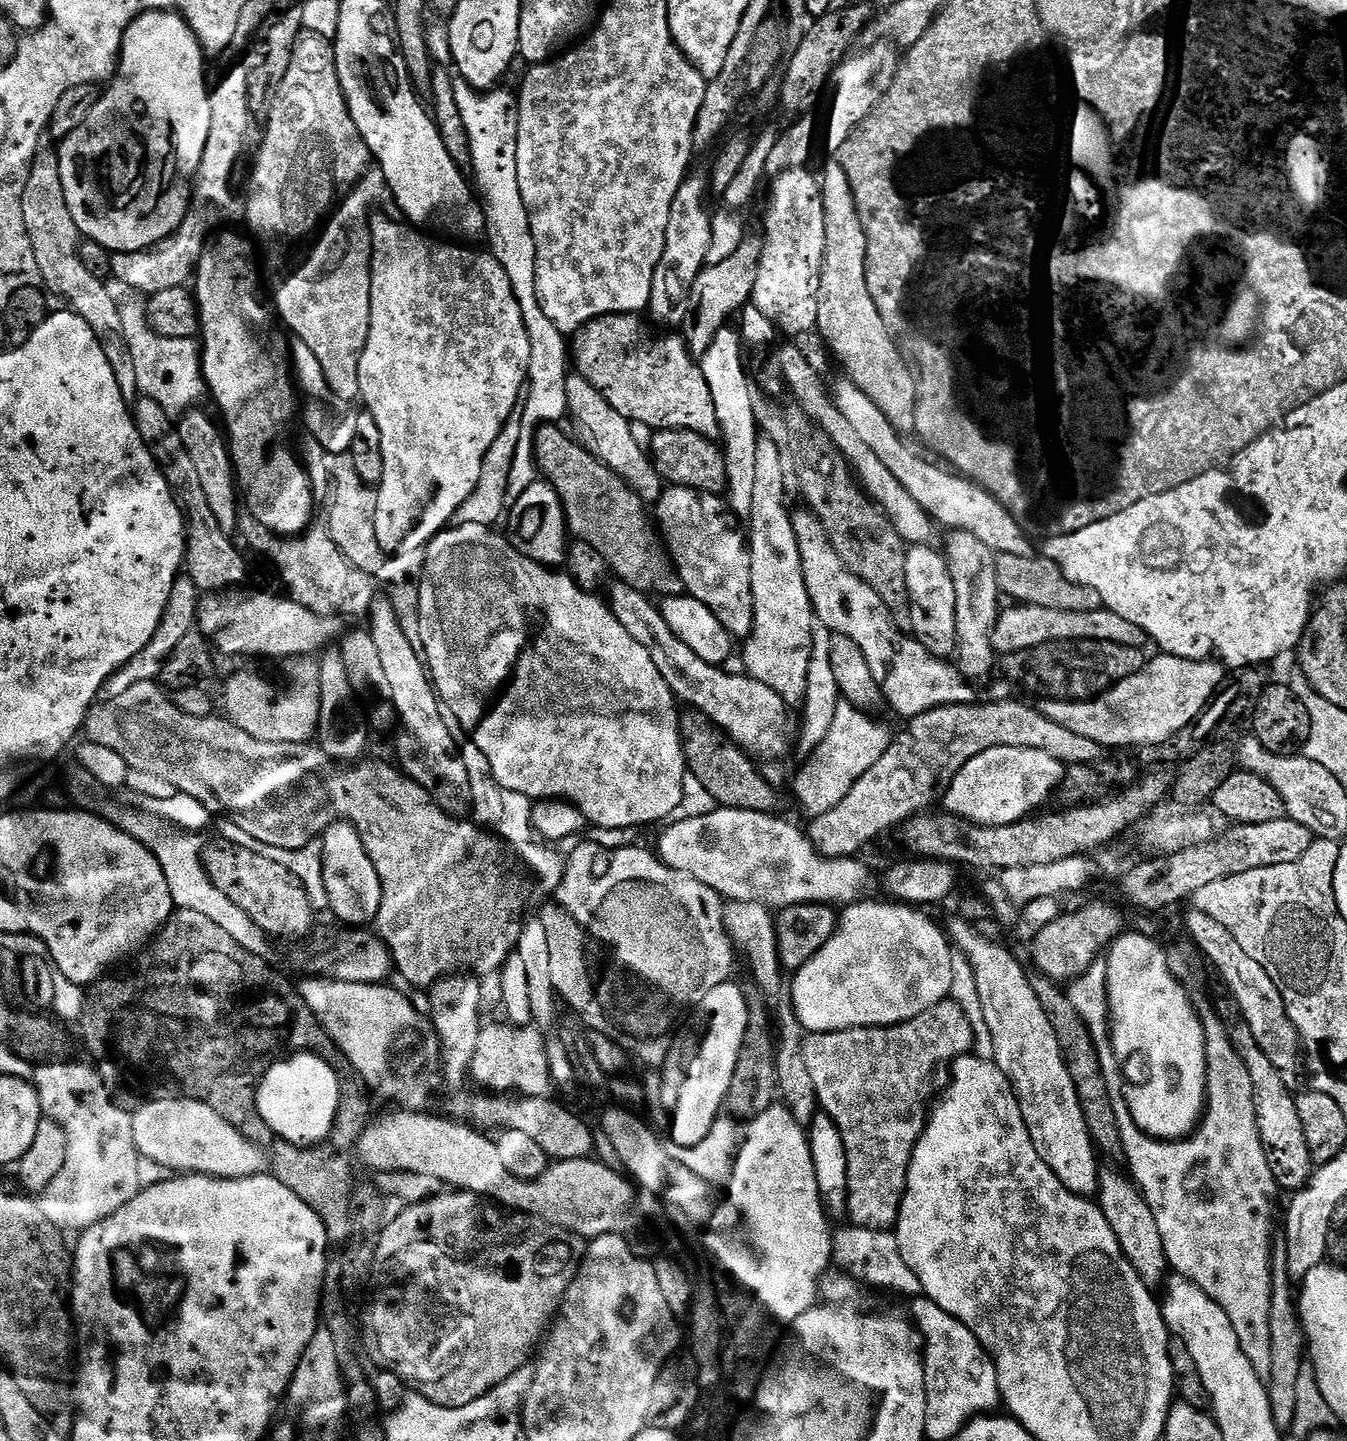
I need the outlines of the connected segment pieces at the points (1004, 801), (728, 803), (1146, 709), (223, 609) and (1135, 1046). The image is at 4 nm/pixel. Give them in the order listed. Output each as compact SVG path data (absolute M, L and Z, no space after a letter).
M1010 746L986 750L962 766L960 773L947 785L945 792L948 793L945 796L943 793L942 804L944 800L943 807L963 820L986 826L1006 826L1043 809L1043 804L1053 799L1063 782L1065 769L1066 765L1058 762L1058 758L1050 758L1050 754L1042 754L1042 750Z
M688 710L680 718L680 735L684 741L684 763L687 771L706 786L722 808L737 808L751 812L777 811L780 796L777 785L768 781L763 771L756 769L753 758L739 744L733 743L723 729L716 727L703 713Z
M1156 654L1145 668L1140 668L1136 673L1125 675L1122 682L1112 685L1107 692L1090 700L1049 700L1039 701L1038 707L1050 722L1058 722L1058 726L1066 726L1073 734L1090 738L1101 744L1105 750L1128 750L1124 748L1143 749L1153 744L1165 744L1178 730L1196 719L1209 700L1215 696L1220 685L1226 679L1226 669L1223 664L1215 659L1187 660L1167 654Z
M244 591L208 594L200 602L199 631L223 655L225 652L228 656L269 656L272 660L283 662L298 656L311 657L325 647L325 617L314 614L314 610L283 595L280 597L271 596L268 592Z
M1128 931L1117 936L1106 952L1113 1052L1120 1062L1141 1052L1148 1063L1148 1081L1126 1092L1137 1126L1155 1140L1182 1140L1196 1131L1206 1107L1208 1068L1203 1024L1187 987L1171 972L1168 953L1160 949L1159 939Z

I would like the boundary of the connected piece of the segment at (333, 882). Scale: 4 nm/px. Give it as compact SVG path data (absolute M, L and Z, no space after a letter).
M337 822L335 824L331 824L327 830L324 832L322 837L322 845L324 844L324 849L320 852L320 876L324 879L324 892L328 895L328 908L333 912L334 915L337 916L338 919L341 920L341 925L344 926L368 926L375 921L376 915L378 914L378 910L382 906L382 882L378 878L378 870L374 870L374 862L370 862L370 854L366 854L366 846L362 842L362 838L358 834L356 830L354 830L354 826L347 822Z

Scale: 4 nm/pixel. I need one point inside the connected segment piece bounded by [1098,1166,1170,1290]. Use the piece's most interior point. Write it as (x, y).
(1135, 1229)

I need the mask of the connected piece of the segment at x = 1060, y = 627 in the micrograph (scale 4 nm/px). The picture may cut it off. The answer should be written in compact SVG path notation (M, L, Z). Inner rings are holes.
M1008 606L1001 611L996 620L992 641L997 653L1007 654L1018 650L1030 650L1034 646L1044 646L1046 642L1066 642L1068 640L1097 640L1114 642L1117 649L1140 648L1146 644L1144 631L1134 622L1126 622L1109 608L1101 606L1098 610L1046 610L1042 606Z

